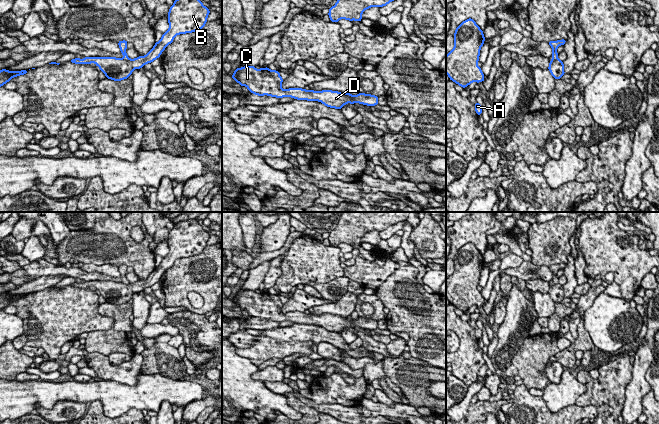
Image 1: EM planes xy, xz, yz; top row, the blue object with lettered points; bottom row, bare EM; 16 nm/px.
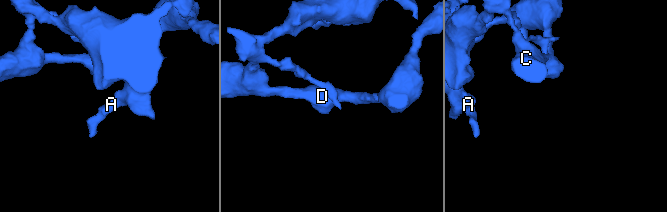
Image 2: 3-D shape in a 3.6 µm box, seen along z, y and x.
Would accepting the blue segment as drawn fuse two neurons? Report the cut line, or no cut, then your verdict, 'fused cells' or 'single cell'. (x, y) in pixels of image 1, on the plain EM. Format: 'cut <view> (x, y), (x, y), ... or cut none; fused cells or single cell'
cut xy (122, 282), (129, 283); fused cells

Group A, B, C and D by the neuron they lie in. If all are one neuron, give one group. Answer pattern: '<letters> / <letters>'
A / B C D

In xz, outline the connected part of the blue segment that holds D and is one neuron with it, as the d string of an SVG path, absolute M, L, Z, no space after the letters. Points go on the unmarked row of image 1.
M244 290L235 293L232 302L242 311L246 310L248 315L258 320L268 319L272 321L292 321L298 324L319 325L330 332L341 333L345 328L355 326L375 330L378 328L378 320L359 317L356 320L350 317L341 317L331 314L313 315L301 312L290 312L283 314L279 295L270 294L268 291L256 293L254 290Z

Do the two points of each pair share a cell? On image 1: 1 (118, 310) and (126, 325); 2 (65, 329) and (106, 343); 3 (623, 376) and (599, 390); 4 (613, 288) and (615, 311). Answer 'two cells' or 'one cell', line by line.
1: one cell
2: two cells
3: one cell
4: two cells

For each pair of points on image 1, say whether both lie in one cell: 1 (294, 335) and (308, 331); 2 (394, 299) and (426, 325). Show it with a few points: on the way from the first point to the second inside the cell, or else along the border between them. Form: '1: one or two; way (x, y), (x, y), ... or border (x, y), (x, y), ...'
1: one; way (297, 332), (305, 332)
2: one; way (400, 307), (405, 308), (418, 317)

